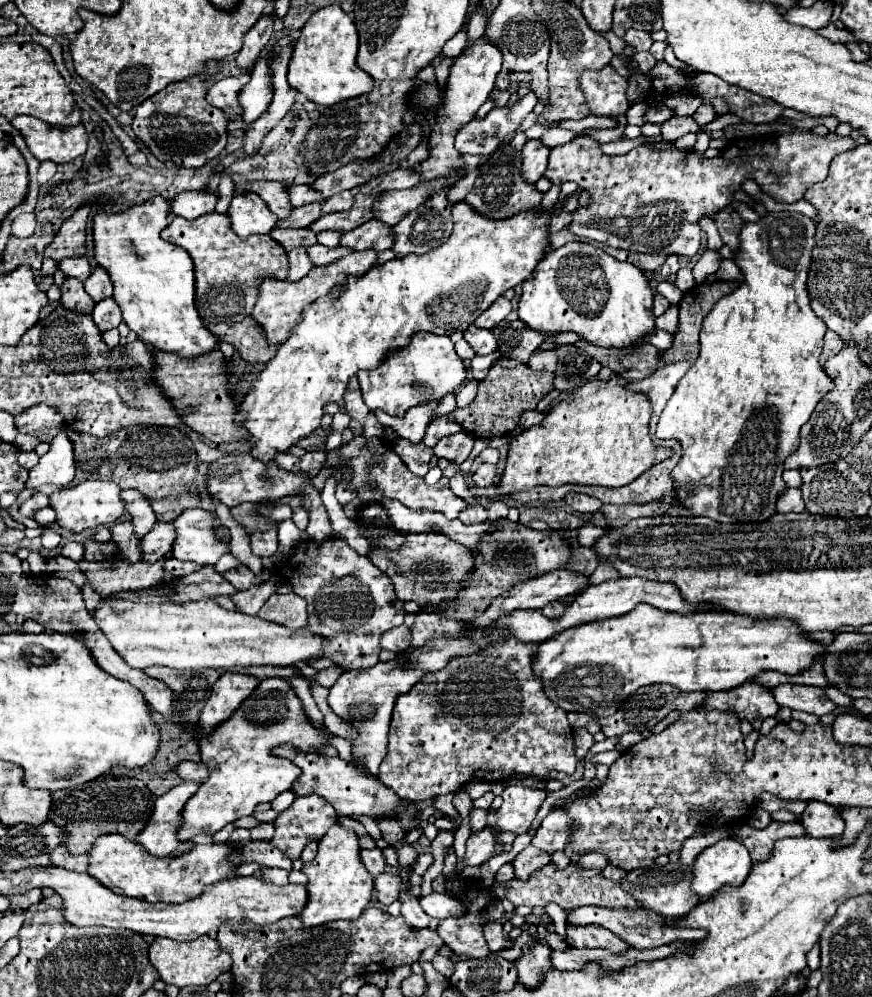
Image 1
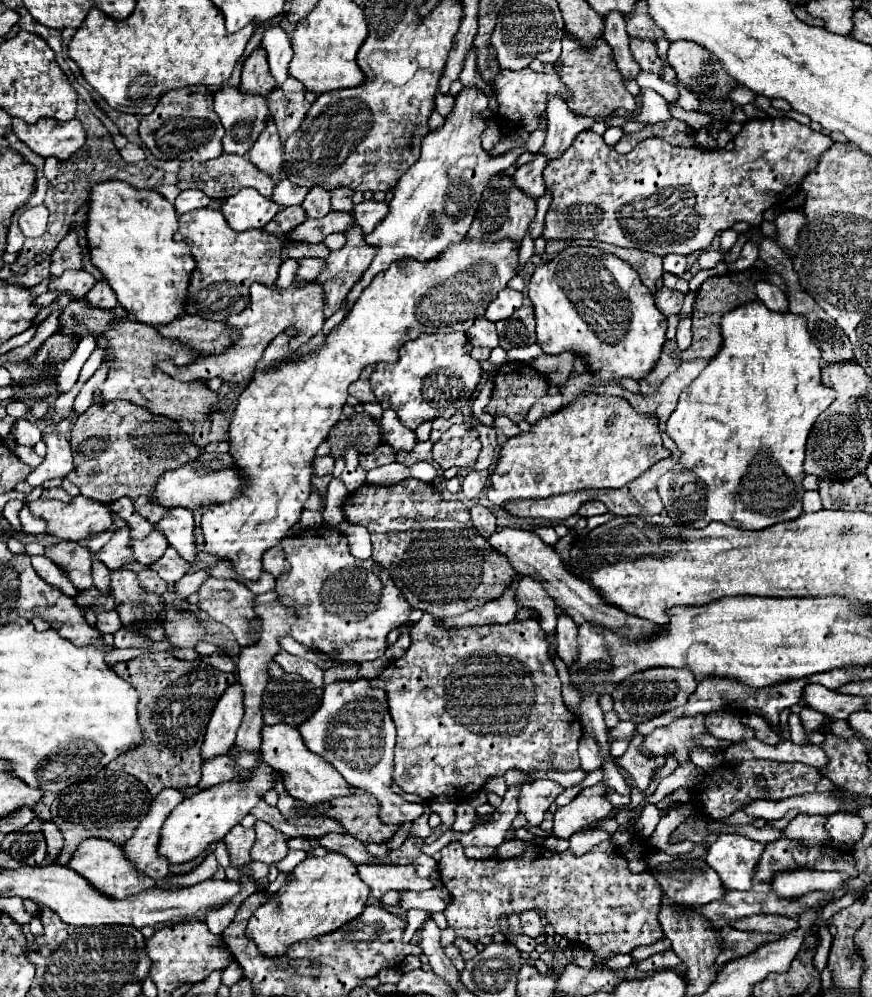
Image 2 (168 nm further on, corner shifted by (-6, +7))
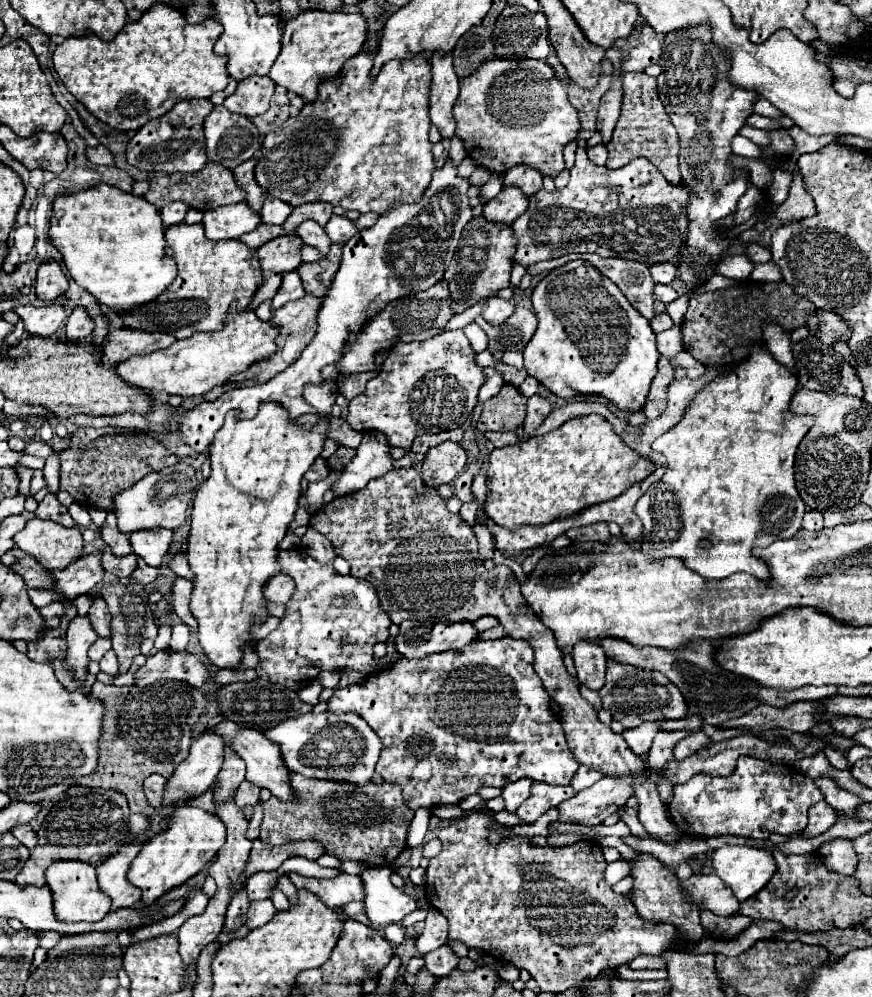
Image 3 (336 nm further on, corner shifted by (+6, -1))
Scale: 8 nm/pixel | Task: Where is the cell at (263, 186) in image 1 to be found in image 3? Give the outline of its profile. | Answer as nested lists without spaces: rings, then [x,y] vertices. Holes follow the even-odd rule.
[[[208,161],[204,165],[204,169],[200,169],[196,173],[154,175],[150,179],[150,189],[146,193],[146,199],[158,209],[162,209],[164,205],[168,205],[172,201],[184,201],[188,207],[192,207],[196,211],[208,211],[218,205],[232,205],[232,203],[244,201],[244,191],[240,191],[240,187],[236,187],[232,171],[228,171],[226,167],[220,167],[218,163]]]

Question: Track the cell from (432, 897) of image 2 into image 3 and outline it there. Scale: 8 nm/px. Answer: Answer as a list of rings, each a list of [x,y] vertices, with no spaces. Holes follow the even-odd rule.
[[[368,867],[360,873],[360,879],[364,883],[362,903],[370,923],[400,923],[408,913],[416,909],[416,899],[390,883],[388,867]]]

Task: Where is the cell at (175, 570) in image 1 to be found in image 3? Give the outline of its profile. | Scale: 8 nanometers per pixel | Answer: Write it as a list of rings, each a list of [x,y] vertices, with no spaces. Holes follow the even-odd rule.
[[[138,565],[134,569],[134,573],[132,573],[132,579],[138,581],[138,583],[142,583],[142,585],[152,583],[156,577],[158,577],[158,569],[150,567],[150,565]]]

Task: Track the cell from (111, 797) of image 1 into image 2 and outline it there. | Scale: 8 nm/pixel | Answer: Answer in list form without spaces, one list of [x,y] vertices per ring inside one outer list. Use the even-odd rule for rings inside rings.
[[[100,769],[96,777],[88,777],[84,781],[74,783],[72,787],[66,787],[56,795],[54,803],[50,805],[52,821],[64,835],[64,847],[56,863],[66,865],[72,859],[76,847],[88,837],[102,837],[112,839],[114,843],[126,843],[138,823],[146,817],[150,803],[152,795],[144,787],[144,783],[124,771]]]

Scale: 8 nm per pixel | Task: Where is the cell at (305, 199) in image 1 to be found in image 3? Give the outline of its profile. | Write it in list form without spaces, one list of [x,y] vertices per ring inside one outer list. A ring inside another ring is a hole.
[[[268,199],[260,211],[260,217],[262,217],[262,223],[282,225],[290,213],[292,213],[292,207],[288,207],[288,203],[280,199]]]

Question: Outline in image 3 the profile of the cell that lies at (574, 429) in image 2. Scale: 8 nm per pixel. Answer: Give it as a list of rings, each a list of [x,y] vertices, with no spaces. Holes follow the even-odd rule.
[[[600,415],[576,417],[542,437],[532,437],[516,445],[494,449],[488,457],[488,465],[486,515],[496,525],[502,525],[510,531],[516,531],[520,525],[548,525],[556,519],[574,517],[596,503],[616,499],[628,487],[644,481],[654,471],[654,465],[628,449],[628,445],[624,445],[622,439],[612,431],[610,423]]]

